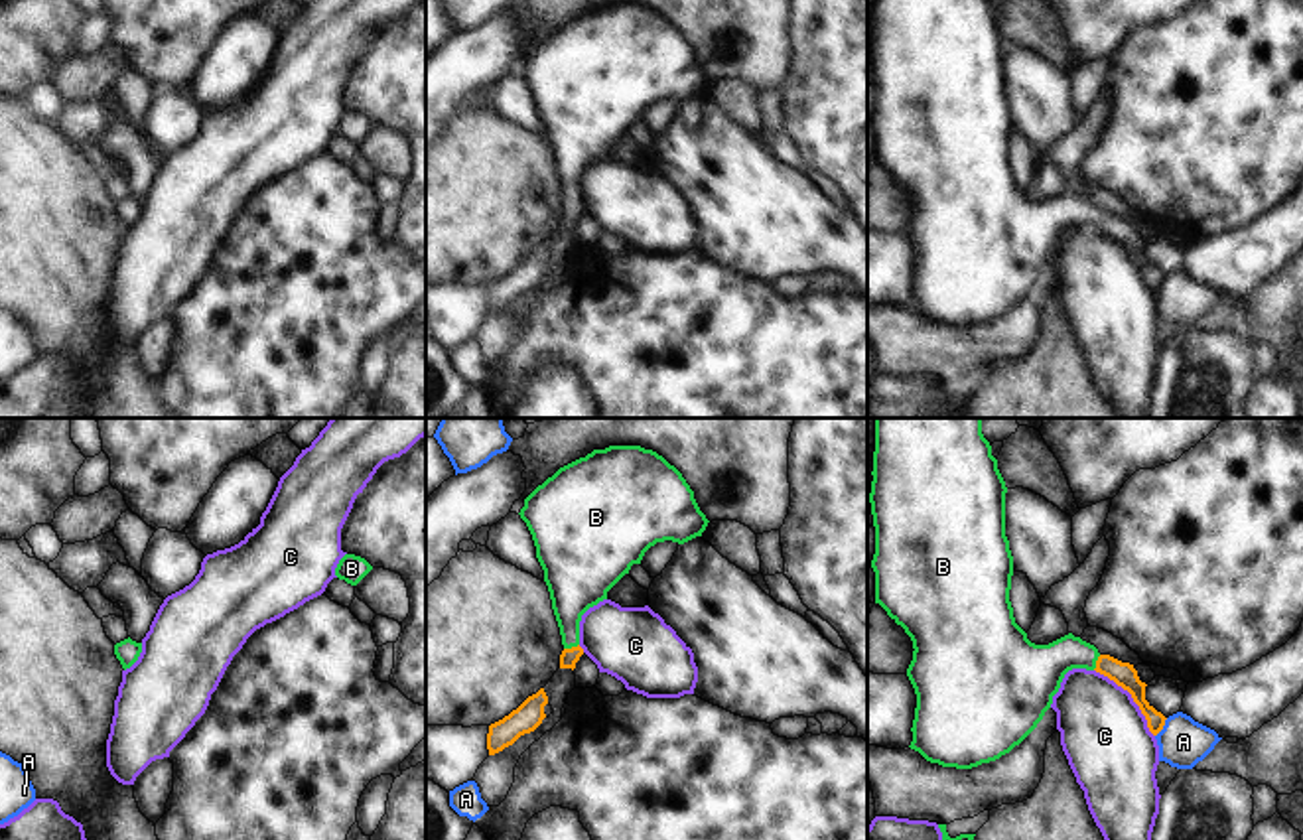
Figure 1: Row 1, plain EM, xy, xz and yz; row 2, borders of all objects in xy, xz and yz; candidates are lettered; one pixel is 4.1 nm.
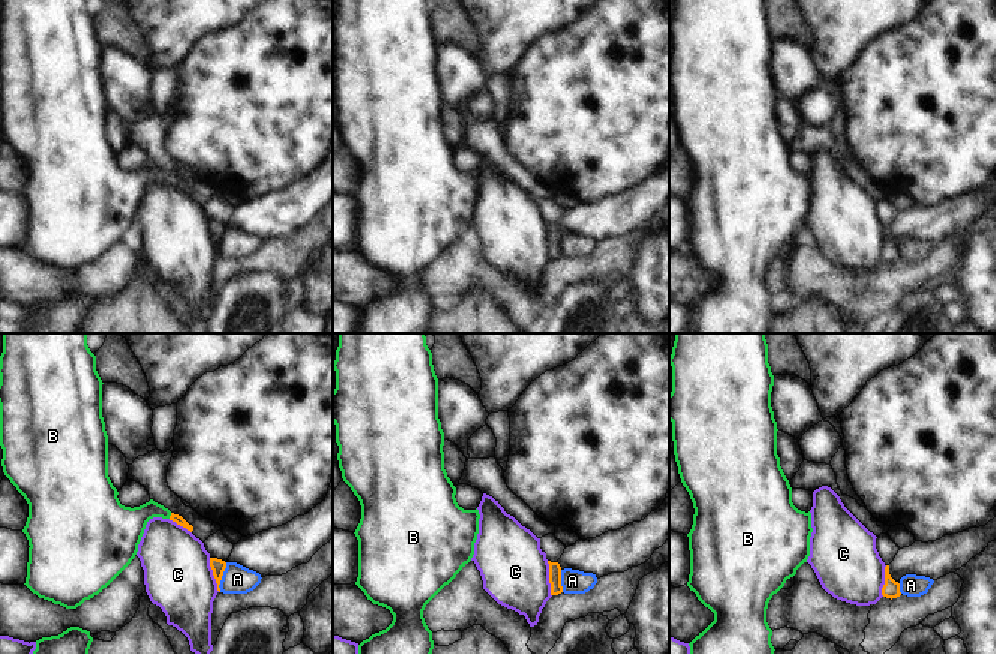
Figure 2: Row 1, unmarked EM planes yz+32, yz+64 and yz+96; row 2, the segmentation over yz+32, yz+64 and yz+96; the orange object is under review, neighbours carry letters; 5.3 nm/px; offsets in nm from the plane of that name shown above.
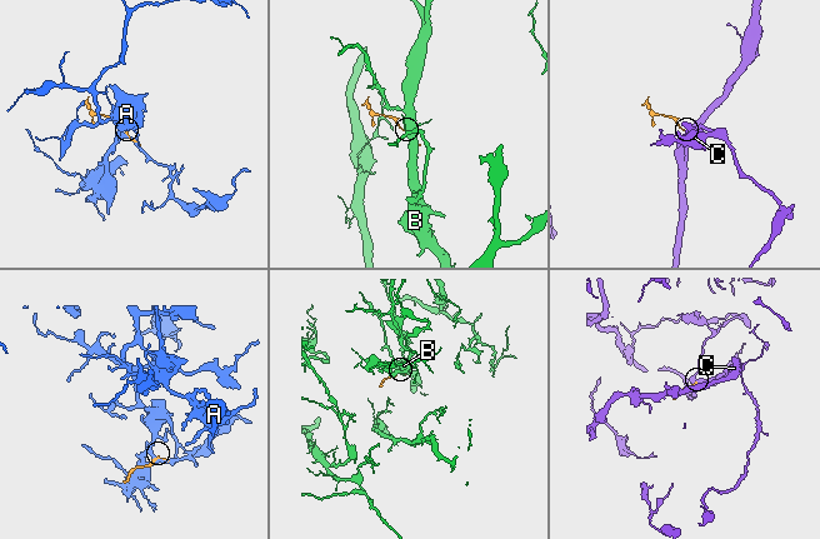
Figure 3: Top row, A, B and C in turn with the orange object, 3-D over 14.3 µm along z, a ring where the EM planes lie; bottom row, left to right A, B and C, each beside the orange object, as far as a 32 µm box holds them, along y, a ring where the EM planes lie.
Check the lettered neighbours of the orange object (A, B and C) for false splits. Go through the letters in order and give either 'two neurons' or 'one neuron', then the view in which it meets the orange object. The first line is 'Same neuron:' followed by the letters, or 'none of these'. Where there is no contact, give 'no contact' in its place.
Same neuron: B
A: two neurons; meets orange in yz
B: one neuron; meets orange in xz
C: two neurons; meets orange in yz

